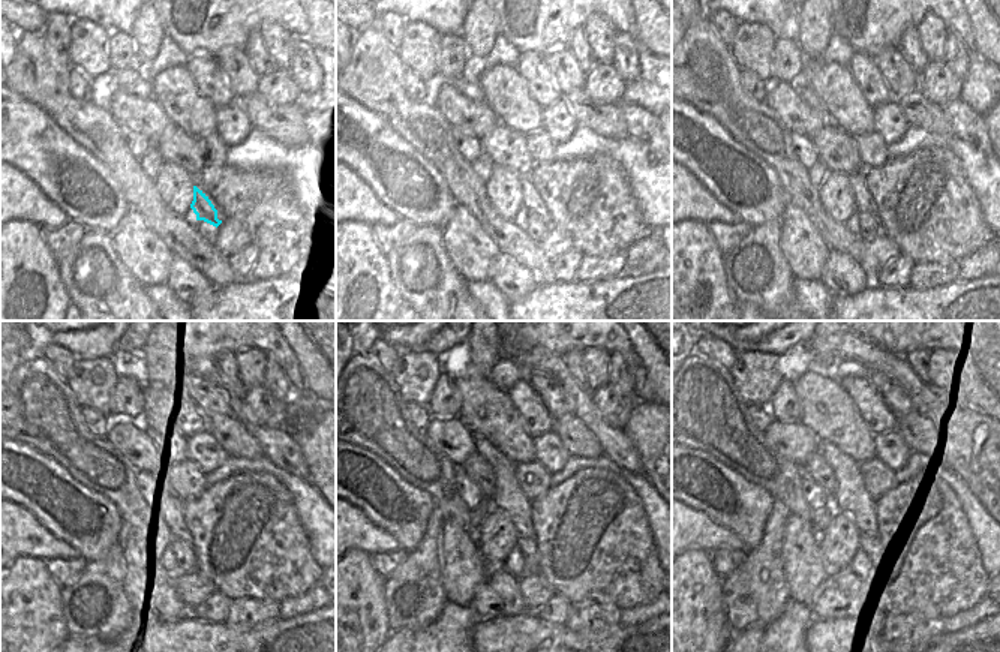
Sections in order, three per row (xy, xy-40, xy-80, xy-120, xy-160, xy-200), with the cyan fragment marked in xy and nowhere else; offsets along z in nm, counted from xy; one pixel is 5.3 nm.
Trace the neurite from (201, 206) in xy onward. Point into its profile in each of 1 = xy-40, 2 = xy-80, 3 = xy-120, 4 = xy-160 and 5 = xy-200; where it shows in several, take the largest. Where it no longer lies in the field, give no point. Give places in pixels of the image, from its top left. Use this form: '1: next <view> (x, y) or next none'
1: next xy-40 (532, 204)
2: next xy-80 (864, 203)
3: next xy-120 (183, 507)
4: next xy-160 (508, 496)
5: next xy-200 (849, 496)

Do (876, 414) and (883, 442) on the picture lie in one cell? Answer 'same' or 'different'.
different

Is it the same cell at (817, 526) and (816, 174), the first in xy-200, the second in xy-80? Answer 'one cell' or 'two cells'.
one cell

